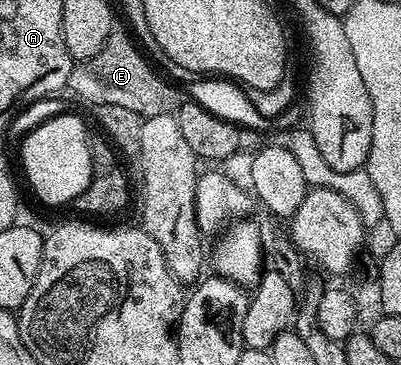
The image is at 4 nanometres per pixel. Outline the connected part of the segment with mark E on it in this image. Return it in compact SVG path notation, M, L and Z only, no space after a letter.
M129 35L127 36L110 36L108 44L104 50L100 50L100 54L92 54L92 58L77 61L70 70L69 91L74 91L80 99L87 100L91 106L124 106L128 110L136 110L136 114L143 118L177 113L178 107L184 103L183 93L181 96L177 86L169 84L142 57L143 49Z

